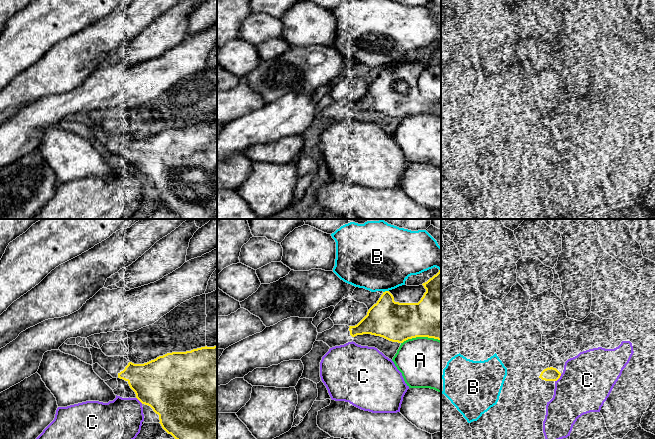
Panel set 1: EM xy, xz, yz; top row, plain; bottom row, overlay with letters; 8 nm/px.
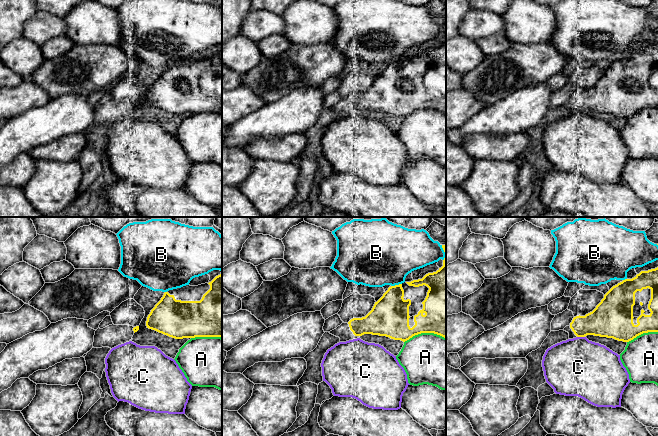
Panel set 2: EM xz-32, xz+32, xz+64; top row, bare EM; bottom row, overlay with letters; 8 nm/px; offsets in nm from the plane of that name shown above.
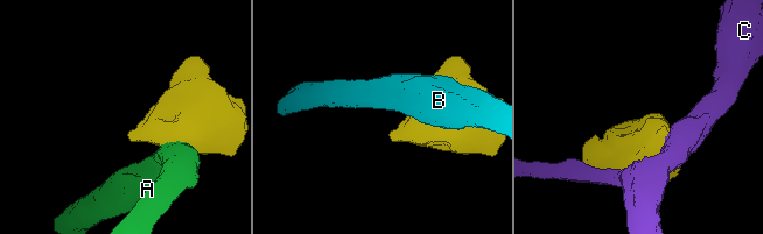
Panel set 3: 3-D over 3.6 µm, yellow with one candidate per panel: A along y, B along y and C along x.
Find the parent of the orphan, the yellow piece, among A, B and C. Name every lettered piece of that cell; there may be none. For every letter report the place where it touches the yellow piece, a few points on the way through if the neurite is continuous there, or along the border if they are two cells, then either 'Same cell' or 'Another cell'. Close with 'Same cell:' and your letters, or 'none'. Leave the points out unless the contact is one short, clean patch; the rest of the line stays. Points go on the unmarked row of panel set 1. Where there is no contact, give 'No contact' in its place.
A: Touches yellow at xz (420, 112). Another cell
B: Touches yellow at xz (385, 67). Another cell
C: Touches yellow at yz (558, 154). Another cell
Same cell: none

